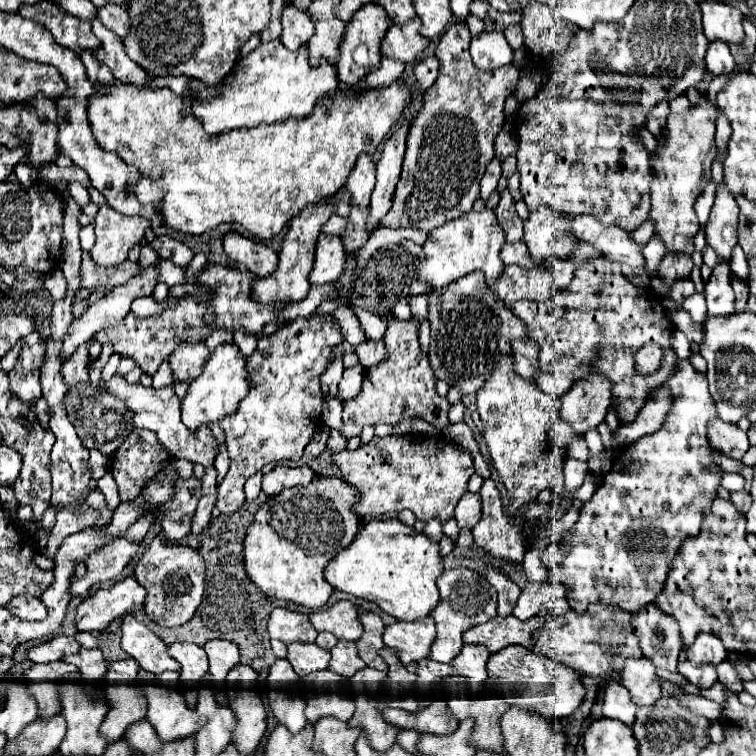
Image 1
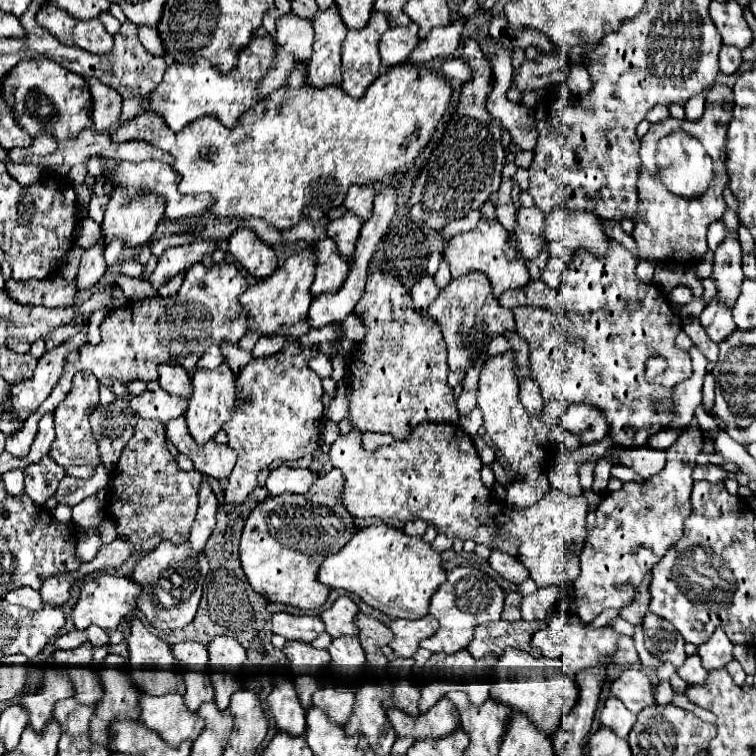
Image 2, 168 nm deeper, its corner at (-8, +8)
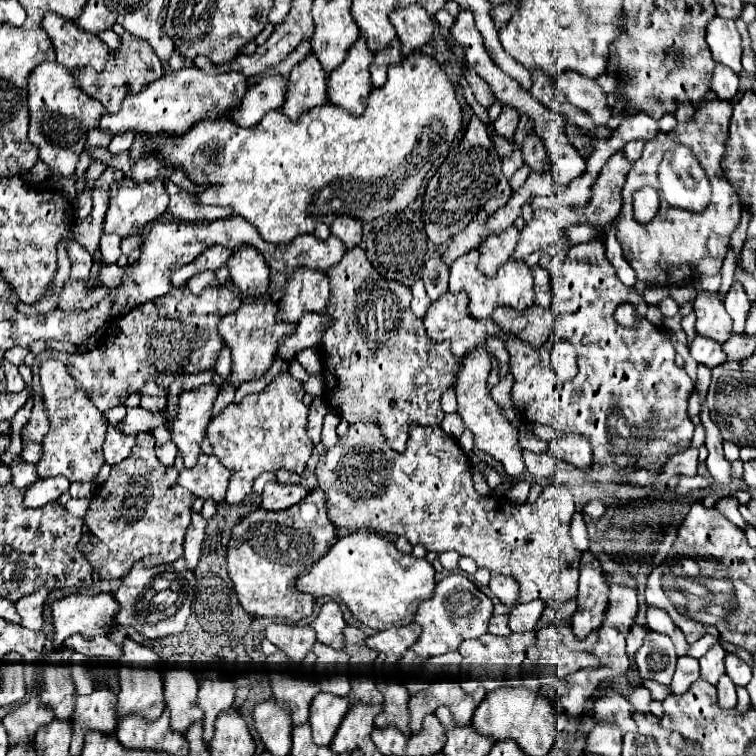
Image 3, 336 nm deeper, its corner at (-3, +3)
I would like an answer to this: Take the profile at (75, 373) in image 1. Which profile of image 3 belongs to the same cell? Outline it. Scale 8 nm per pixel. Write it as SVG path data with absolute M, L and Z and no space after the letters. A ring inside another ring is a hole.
M44 360L38 374L50 430L42 440L42 458L36 464L36 472L40 478L66 476L70 482L90 482L104 464L102 444L108 430L106 420L60 360Z

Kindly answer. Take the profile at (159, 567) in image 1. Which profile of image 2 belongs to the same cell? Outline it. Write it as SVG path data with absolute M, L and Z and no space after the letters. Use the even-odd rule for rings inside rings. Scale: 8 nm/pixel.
M161 541L149 555L145 555L135 565L131 579L143 587L137 597L137 607L145 613L147 621L153 627L159 629L185 627L187 623L193 621L197 613L207 571L209 571L207 557L203 553L195 553L189 543L173 545L171 541Z

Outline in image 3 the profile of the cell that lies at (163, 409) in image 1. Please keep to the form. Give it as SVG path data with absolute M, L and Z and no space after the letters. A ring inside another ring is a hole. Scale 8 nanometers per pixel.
M202 454L194 468L186 470L182 464L182 456L176 458L176 470L178 470L178 484L188 488L196 498L202 500L214 500L216 504L222 504L226 498L226 488L230 480L230 470L222 468L216 456Z

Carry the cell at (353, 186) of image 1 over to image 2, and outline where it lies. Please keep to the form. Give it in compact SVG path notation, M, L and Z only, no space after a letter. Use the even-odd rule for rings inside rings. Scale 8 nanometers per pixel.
M351 185L351 189L349 189L343 205L345 205L351 213L355 213L355 215L359 215L363 221L367 221L367 219L371 217L371 213L373 213L371 205L373 205L375 193L377 193L377 191L375 191L373 185Z

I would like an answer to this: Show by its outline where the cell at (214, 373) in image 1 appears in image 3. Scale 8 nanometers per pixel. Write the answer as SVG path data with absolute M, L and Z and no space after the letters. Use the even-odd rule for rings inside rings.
M208 384L180 394L178 414L170 426L170 440L184 458L184 466L192 468L200 456L200 442L210 424L212 404L218 396L218 386Z

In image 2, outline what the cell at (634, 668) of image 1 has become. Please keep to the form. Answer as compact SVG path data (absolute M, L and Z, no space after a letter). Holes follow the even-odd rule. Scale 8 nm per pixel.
M625 669L621 673L621 677L611 683L611 695L619 697L625 703L625 707L631 709L633 713L639 713L643 707L655 703L655 697L653 697L655 695L655 685L653 685L651 677L643 669Z

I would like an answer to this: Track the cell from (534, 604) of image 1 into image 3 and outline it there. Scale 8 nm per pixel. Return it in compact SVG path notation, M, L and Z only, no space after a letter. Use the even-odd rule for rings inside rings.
M532 600L528 604L516 604L510 612L510 620L508 620L508 626L512 632L530 632L534 630L536 622L540 620L542 616L542 610L544 610L544 602L540 600Z

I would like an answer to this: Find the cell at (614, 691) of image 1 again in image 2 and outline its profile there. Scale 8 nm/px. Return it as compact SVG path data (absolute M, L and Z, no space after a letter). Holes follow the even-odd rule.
M609 697L601 711L601 725L611 727L619 737L627 737L637 717L617 697Z

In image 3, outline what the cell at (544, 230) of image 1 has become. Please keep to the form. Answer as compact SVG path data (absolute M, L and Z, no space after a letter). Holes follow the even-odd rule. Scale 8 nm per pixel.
M510 226L502 230L500 234L488 234L482 244L478 246L480 260L478 260L478 270L486 276L494 276L496 270L510 260L516 242L518 242L518 230L516 226Z

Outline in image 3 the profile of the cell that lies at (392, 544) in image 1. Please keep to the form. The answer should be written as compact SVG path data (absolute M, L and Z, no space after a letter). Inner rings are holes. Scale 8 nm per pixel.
M354 532L338 538L308 574L300 576L296 588L314 598L332 596L342 600L356 620L374 630L408 626L420 602L434 594L434 568L428 560L408 556L384 536L374 532Z

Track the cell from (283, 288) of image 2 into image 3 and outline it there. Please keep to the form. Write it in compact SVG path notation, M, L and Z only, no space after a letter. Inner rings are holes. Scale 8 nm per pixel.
M262 298L252 302L252 304L242 304L234 314L222 316L220 326L218 326L218 334L224 342L224 346L230 348L232 354L232 372L228 382L238 388L244 382L250 380L258 380L266 374L266 370L272 366L272 358L274 352L278 348L278 342L282 338L286 338L288 334L292 334L296 324L286 324L286 322L276 322L276 314L278 314L278 304L274 302L264 302Z

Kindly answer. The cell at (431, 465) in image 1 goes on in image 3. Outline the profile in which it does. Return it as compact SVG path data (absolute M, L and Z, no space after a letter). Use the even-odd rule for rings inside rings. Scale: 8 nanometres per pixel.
M350 424L348 434L328 448L314 470L318 486L328 498L328 518L336 528L346 528L350 532L374 530L386 532L392 536L406 536L412 546L422 544L432 552L456 550L460 556L470 556L478 568L486 568L490 574L512 576L520 586L518 602L542 600L546 606L562 606L576 598L578 592L578 564L580 552L576 550L570 524L576 512L574 502L570 500L564 488L544 488L534 503L515 504L509 500L499 503L497 498L480 496L474 490L470 476L470 460L458 446L458 442L446 436L440 428L412 426L408 432L408 444L402 454L392 452L388 456L392 468L386 468L386 440L380 434L376 424Z

